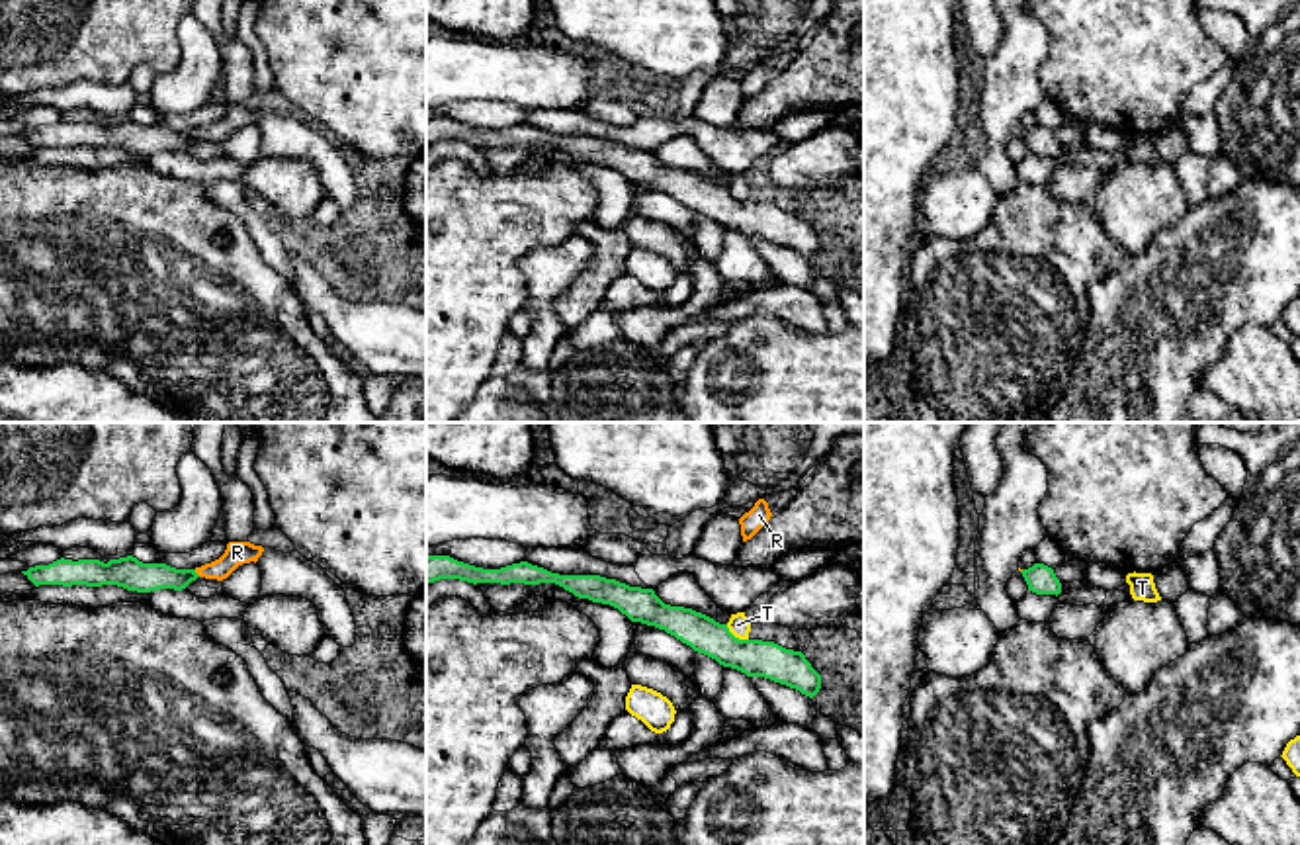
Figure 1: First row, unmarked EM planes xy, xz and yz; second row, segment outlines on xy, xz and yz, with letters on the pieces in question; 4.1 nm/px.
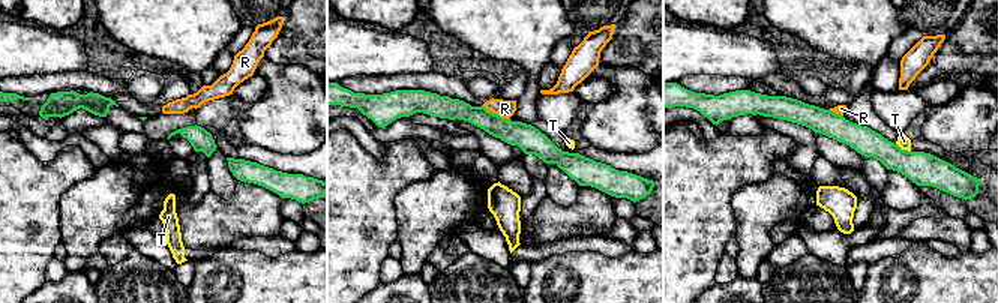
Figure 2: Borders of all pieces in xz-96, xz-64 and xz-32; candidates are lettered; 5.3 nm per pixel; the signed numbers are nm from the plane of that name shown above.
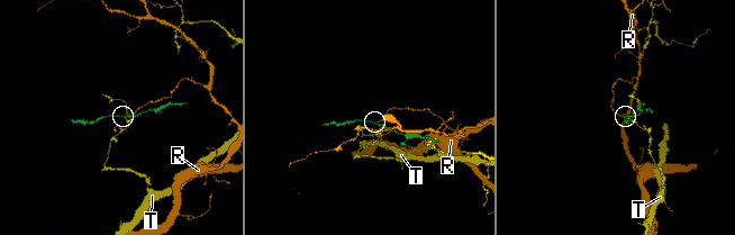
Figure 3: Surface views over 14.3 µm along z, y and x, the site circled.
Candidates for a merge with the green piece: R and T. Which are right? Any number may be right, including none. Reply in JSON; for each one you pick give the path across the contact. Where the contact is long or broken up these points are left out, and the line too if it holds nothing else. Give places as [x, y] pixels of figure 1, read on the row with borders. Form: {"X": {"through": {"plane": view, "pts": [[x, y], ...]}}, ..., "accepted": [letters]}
{"accepted": []}

